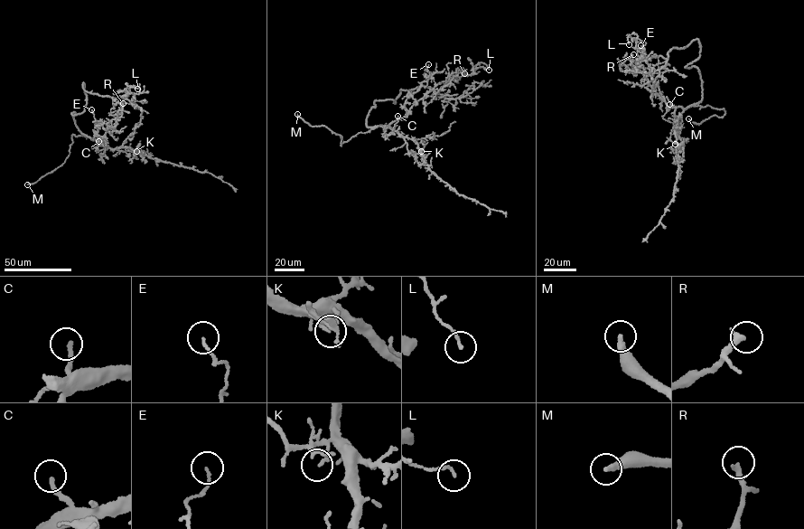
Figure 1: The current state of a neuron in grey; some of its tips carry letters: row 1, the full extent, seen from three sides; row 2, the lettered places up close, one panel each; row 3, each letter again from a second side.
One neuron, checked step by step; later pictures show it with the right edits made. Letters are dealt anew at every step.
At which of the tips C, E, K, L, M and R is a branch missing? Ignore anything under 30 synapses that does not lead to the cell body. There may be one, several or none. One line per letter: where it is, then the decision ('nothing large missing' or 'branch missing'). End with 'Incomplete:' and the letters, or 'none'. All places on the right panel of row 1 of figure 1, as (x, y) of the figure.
C: (669, 104) | branch missing
E: (640, 45) | nothing large missing
K: (675, 144) | nothing large missing
L: (629, 44) | nothing large missing
M: (688, 118) | branch missing
R: (633, 54) | nothing large missing
Incomplete: C, M

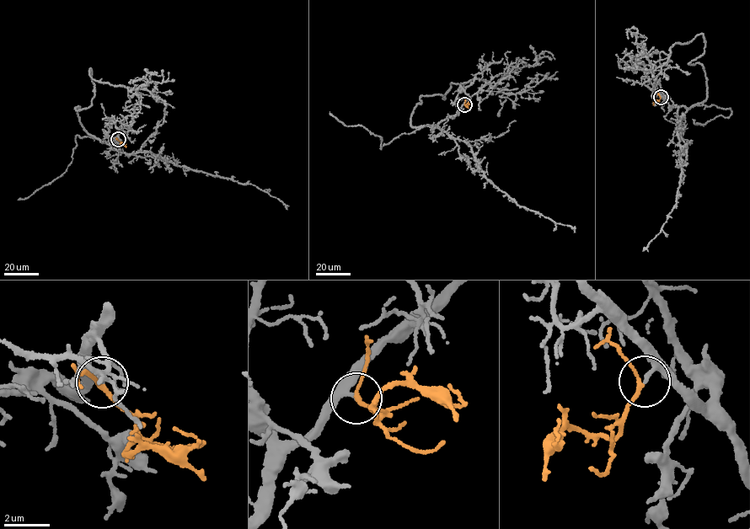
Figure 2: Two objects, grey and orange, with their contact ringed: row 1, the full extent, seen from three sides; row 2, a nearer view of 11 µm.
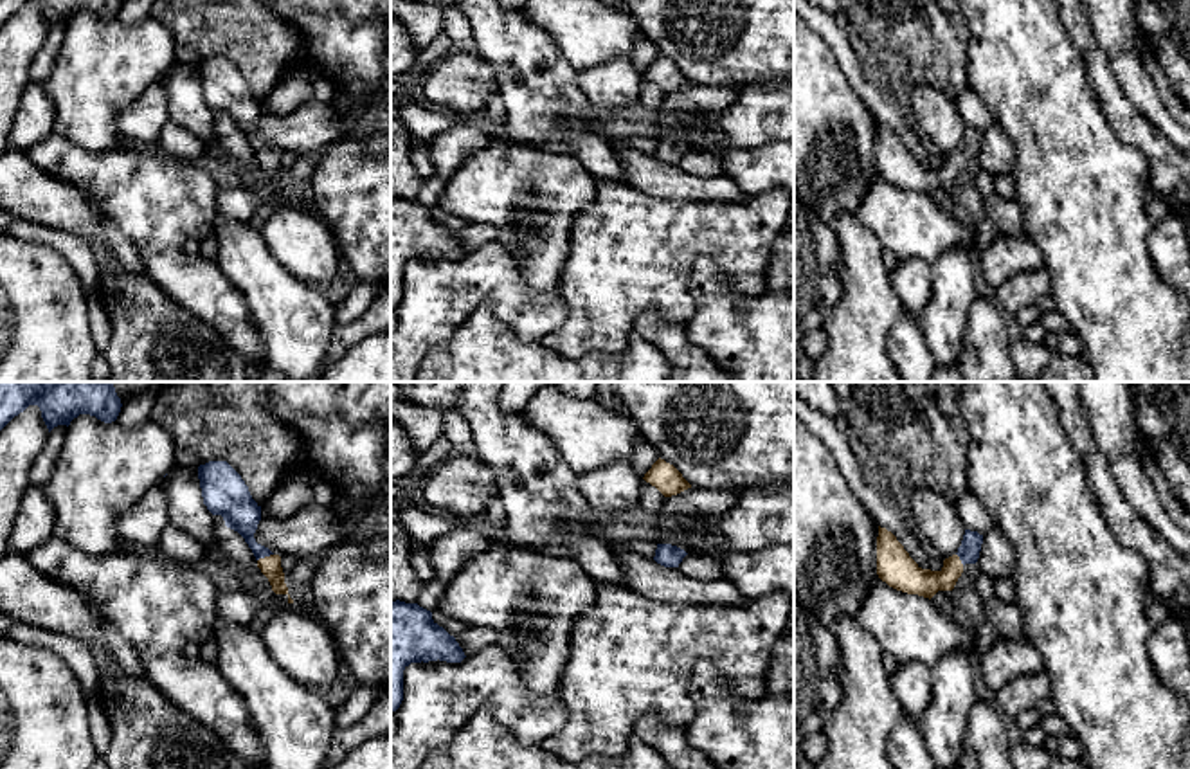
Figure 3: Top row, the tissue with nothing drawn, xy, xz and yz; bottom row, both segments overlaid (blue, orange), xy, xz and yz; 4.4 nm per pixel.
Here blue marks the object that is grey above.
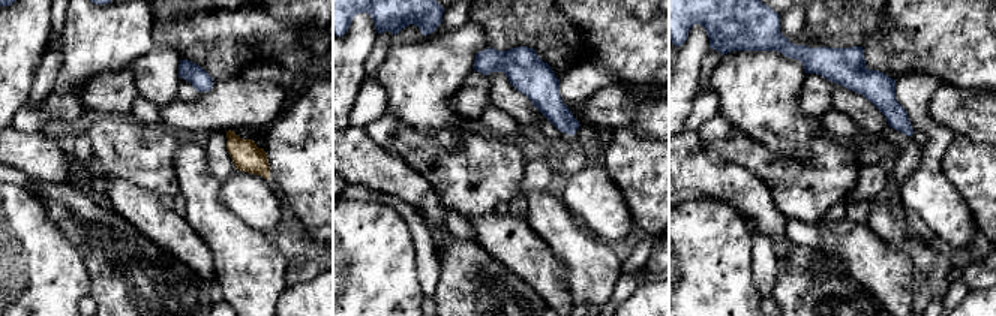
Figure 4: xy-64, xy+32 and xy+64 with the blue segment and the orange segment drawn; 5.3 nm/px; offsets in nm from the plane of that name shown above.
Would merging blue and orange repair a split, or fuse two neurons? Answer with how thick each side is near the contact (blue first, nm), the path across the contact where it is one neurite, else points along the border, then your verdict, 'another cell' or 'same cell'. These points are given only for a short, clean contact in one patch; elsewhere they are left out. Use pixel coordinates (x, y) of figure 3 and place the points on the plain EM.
calibres 160 and 100 nm; way xy (240, 108), (251, 139), (265, 152), (270, 162); same cell

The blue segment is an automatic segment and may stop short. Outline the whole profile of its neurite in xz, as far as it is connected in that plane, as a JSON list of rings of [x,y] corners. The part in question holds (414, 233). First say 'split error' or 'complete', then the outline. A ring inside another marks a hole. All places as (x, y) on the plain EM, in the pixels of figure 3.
complete; [[[391,198],[391,308],[396,308],[403,297],[403,267],[410,259],[446,258],[461,259],[464,249],[443,223],[432,216],[432,209],[418,200]]]

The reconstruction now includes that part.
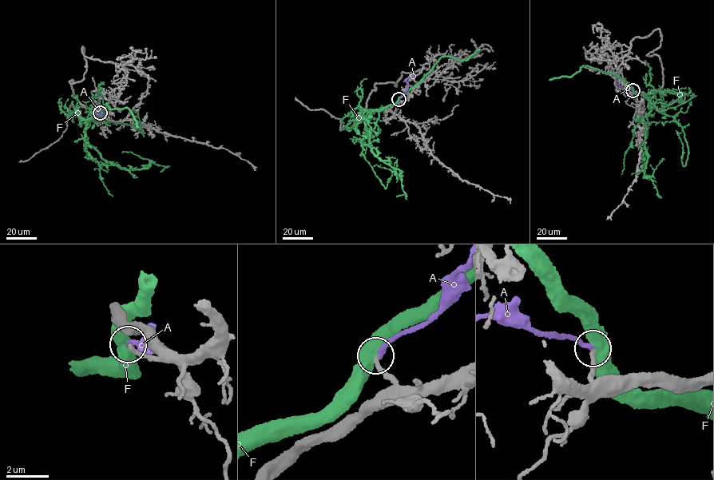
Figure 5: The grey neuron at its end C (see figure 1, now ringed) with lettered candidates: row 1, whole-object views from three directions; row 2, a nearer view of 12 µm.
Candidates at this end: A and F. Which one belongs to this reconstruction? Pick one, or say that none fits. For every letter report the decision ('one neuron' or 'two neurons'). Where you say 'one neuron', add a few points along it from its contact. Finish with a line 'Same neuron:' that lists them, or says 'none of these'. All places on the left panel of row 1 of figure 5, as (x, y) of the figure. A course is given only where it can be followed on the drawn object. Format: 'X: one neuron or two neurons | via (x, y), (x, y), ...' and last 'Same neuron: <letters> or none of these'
A: two neurons
F: two neurons
Same neuron: none of these

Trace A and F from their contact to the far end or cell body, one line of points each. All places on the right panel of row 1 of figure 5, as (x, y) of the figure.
A: (632, 90), (616, 84), (617, 76), (612, 73), (612, 69)
F: (632, 90), (648, 99), (650, 109), (643, 119), (648, 157), (643, 176), (652, 175), (664, 159)

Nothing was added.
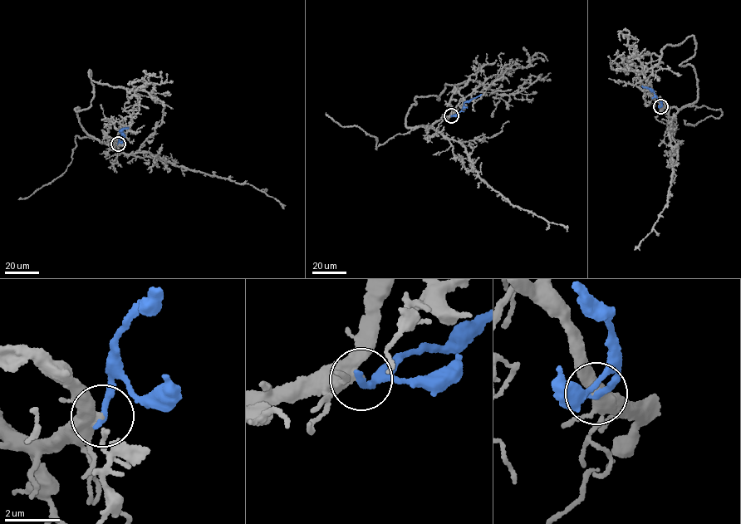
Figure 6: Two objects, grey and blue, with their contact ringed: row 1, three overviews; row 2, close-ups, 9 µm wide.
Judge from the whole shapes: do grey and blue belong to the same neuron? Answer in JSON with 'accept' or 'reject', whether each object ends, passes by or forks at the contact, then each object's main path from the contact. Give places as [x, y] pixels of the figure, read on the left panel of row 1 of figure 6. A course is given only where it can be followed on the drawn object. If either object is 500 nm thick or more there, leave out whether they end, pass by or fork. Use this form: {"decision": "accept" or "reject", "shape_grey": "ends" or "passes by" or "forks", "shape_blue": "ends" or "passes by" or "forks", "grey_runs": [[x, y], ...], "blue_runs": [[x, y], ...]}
{"decision": "reject", "shape_grey": "passes by", "shape_blue": "ends", "grey_runs": [[118, 144], [79, 121], [75, 110], [94, 95], [88, 71], [131, 97], [145, 85], [143, 71], [159, 77]], "blue_runs": [[118, 144], [121, 134], [120, 130], [128, 127]]}

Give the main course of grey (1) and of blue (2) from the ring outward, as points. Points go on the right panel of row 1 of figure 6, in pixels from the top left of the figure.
1: (660, 107), (697, 100), (695, 70), (679, 65), (694, 36), (660, 56), (639, 56), (628, 31), (620, 41)
2: (660, 107), (661, 101), (653, 91), (641, 85)

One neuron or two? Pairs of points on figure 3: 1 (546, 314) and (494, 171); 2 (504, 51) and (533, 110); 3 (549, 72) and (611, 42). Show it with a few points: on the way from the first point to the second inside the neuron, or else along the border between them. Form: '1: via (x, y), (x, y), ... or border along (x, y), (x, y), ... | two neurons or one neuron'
1: border along (512, 251), (521, 274), (533, 287), (555, 287) | two neurons
2: via (519, 63), (533, 78), (533, 96) | one neuron
3: border along (542, 27), (578, 72) | two neurons

